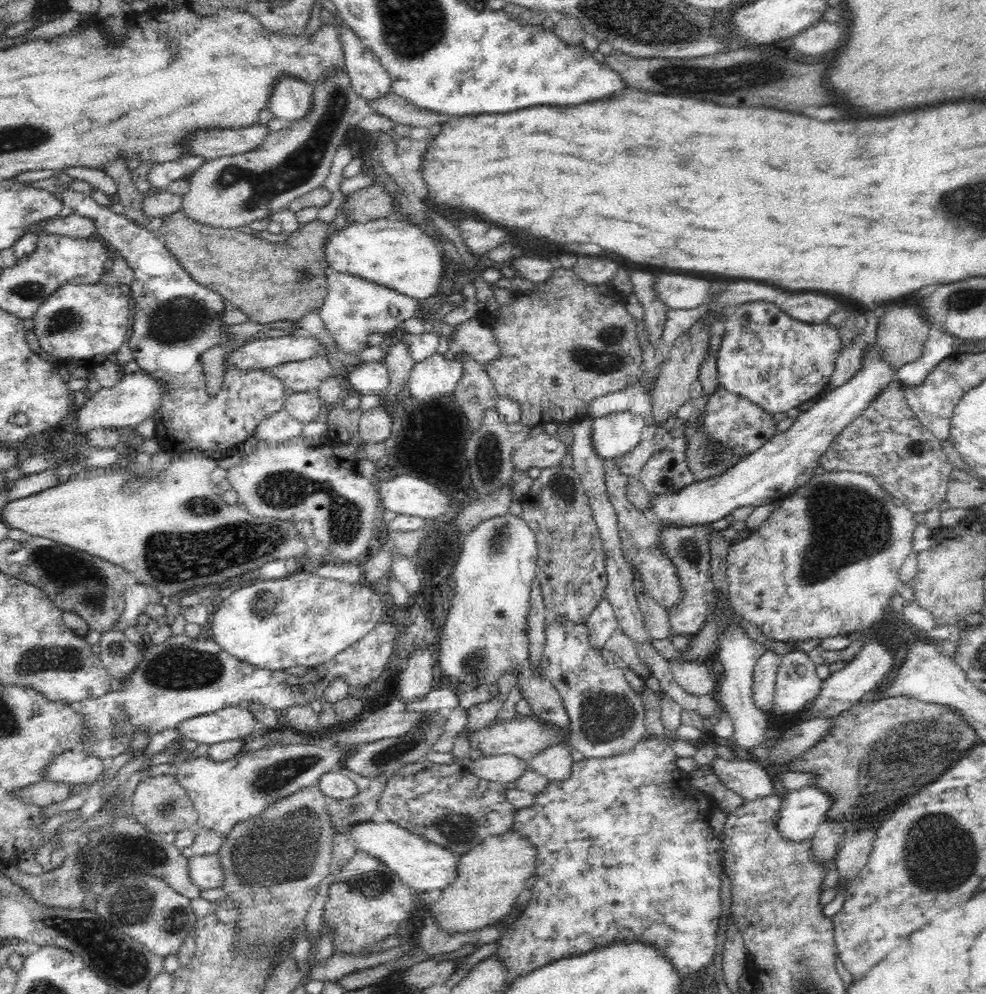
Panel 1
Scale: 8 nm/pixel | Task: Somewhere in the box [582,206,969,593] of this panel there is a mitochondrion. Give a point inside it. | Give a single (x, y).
(850, 522)

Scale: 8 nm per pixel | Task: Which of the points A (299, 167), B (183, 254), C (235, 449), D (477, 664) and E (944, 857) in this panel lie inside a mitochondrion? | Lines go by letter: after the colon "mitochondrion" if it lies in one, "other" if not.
A: mitochondrion
B: other
C: other
D: mitochondrion
E: mitochondrion

